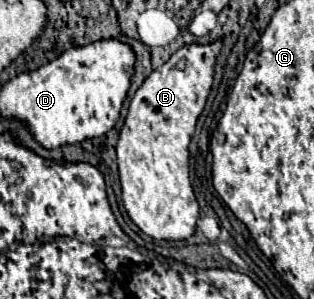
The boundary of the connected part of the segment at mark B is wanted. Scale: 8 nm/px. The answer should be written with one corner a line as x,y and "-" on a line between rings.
216,41
178,49
140,85
120,129
116,155
122,203
128,217
152,239
182,241
196,231
198,201
188,177
188,145
212,87
214,61
220,47
220,41

